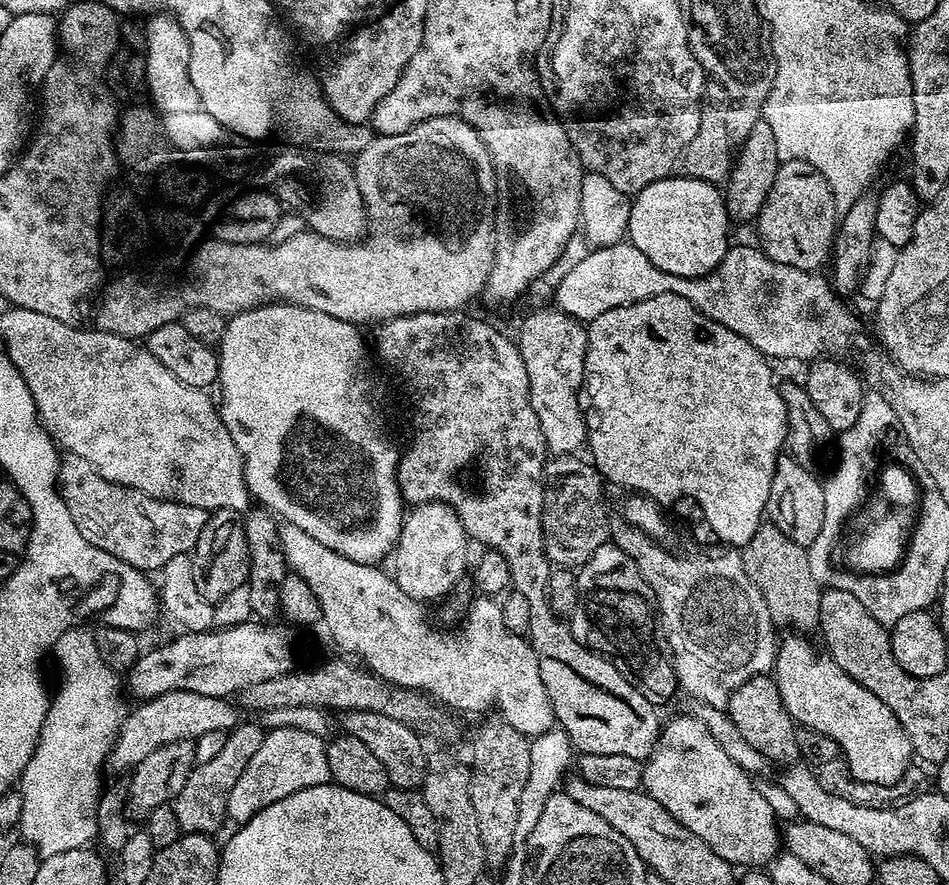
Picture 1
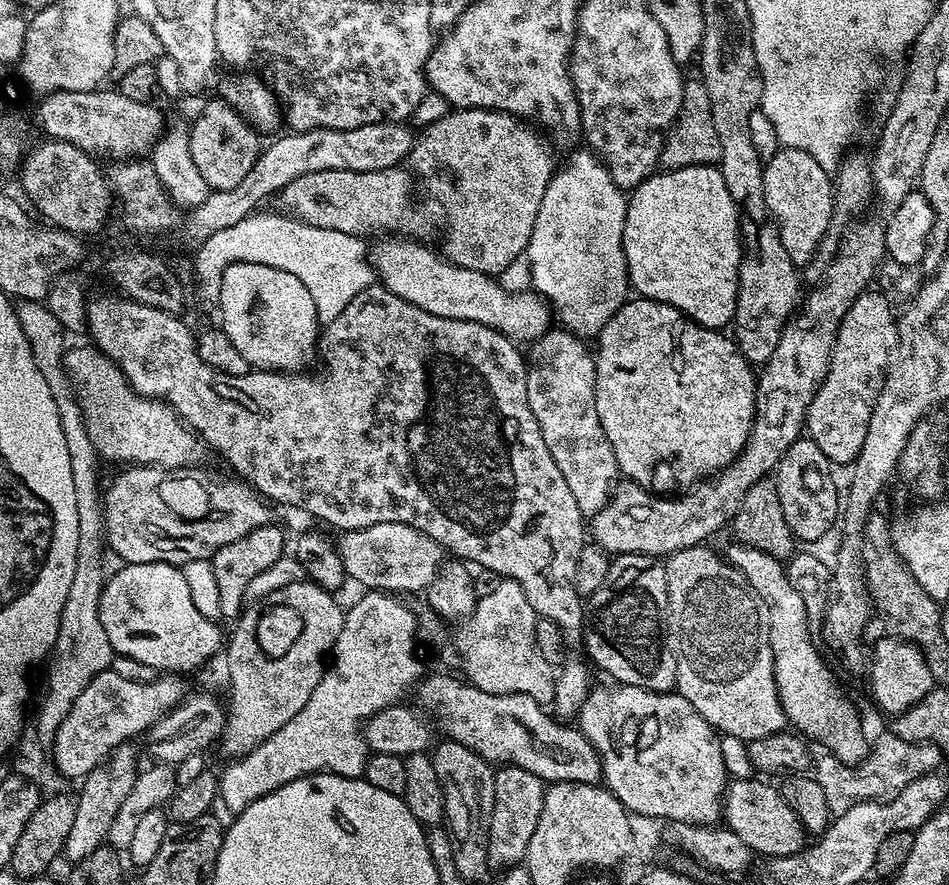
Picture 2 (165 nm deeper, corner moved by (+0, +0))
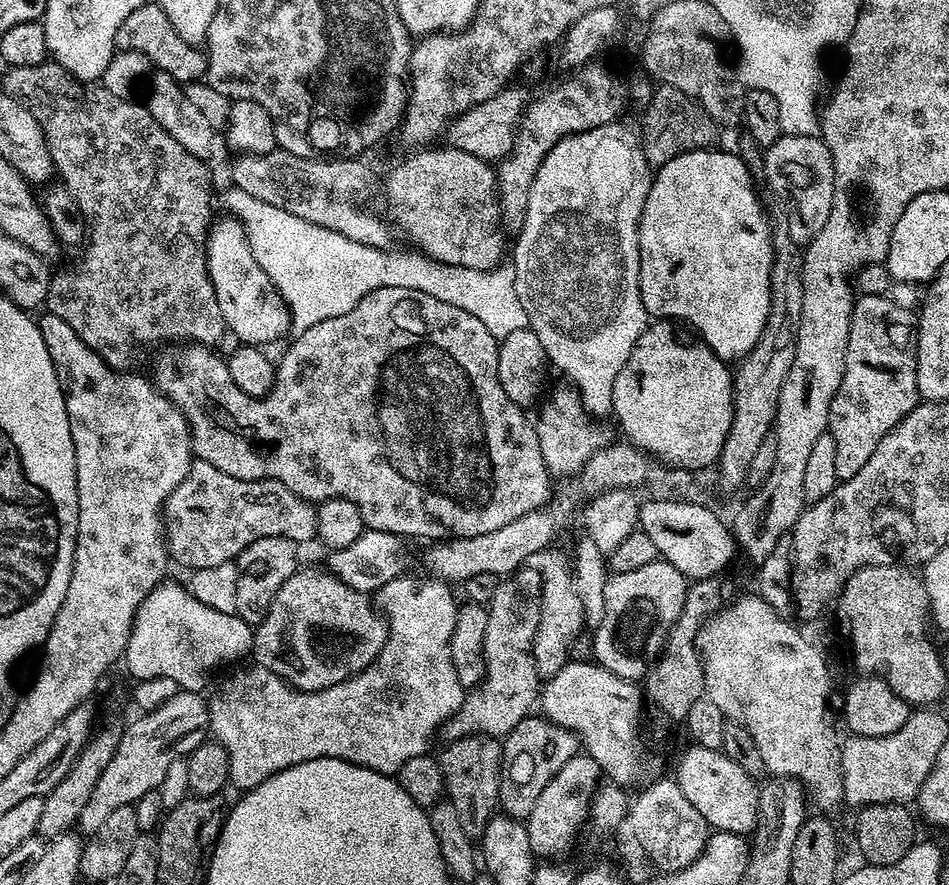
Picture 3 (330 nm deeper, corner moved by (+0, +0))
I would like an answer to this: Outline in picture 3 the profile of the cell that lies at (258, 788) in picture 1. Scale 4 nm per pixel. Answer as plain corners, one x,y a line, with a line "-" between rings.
399,578
388,581
386,582
386,586
380,588
378,593
380,604
378,600
378,608
385,621
387,621
388,637
376,661
366,670
362,670
356,676
351,676
349,680
343,680
334,686
323,688
317,692
300,692
278,674
274,674
270,670
263,668
262,665
252,662
249,663
249,668
238,669
233,676
226,677
217,686
212,700
210,696
210,699
207,701
208,727
216,743
224,747
226,754
230,758
230,774
228,778
233,789
235,787
240,788
239,790
256,788
262,782
266,782
266,778
270,778
290,766
298,766
302,762
310,762
318,758
338,758
339,760
345,760
363,768
369,768
375,772
396,774
399,773
402,766
406,766
406,762
410,762
410,758
418,758
419,756
425,755
431,749
428,747
432,744
432,735
435,732
437,735
443,729
444,724
463,706
466,695
466,689
460,684
460,679
458,678
458,670
454,670
454,662
450,658
450,638
454,634
458,603
456,604
455,594
448,589
451,587
443,580
427,578
428,580
424,580
419,584
416,580
406,579

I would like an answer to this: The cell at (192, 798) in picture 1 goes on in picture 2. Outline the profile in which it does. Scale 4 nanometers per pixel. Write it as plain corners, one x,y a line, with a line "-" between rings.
311,582
303,584
291,584
282,590
274,590
274,594
270,594
266,598
255,601
251,606
243,609
242,615
235,621
236,629
232,632
232,637
227,637
226,652
228,648
228,680
232,683
232,697
226,700
226,715
224,717
224,726
218,736
218,748
225,752
225,757
235,758
245,756
250,750
257,748
262,742
266,742
266,738
270,738
270,734
274,734
274,730
282,730
282,726
286,726
286,722
290,722
290,718
294,718
294,714
298,714
298,710
302,710
302,706
306,706
306,702
310,702
310,694
314,694
314,689
318,687
318,682
322,682
326,661
329,659
331,650
336,645
336,639
340,633
339,627
333,626
328,628
328,624
324,621
324,611
328,608
329,593
323,588
319,588
317,584

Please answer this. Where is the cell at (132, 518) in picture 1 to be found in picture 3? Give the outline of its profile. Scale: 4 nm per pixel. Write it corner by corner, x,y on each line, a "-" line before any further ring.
199,458
193,459
188,476
182,483
175,488
168,500
164,503
162,515
166,525
166,539
168,542
168,550
173,561
176,560
180,564
185,564
188,570
197,568
209,568
210,566
222,566
223,564
235,561
242,550
246,550
246,546
250,546
250,542
258,542
258,538
270,538
271,536
281,536
282,538
290,538
297,546
304,546
311,540
317,539
316,535
316,510
311,500
303,500
298,498
298,494
294,494
294,490
286,490
286,486
282,486
282,482
277,480
239,480
238,478
230,478
230,474
222,474
222,470
218,470
218,466
210,466
210,462

